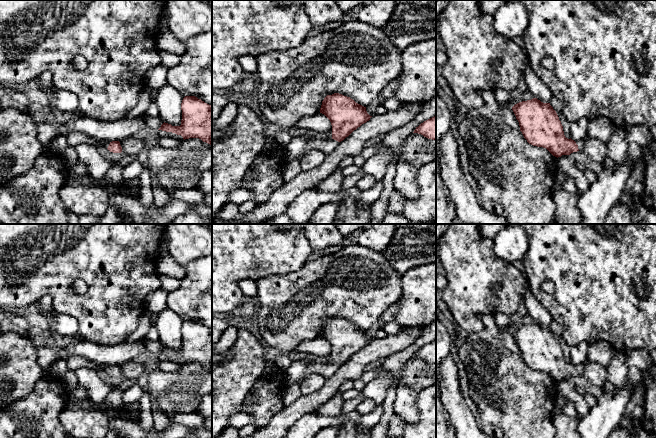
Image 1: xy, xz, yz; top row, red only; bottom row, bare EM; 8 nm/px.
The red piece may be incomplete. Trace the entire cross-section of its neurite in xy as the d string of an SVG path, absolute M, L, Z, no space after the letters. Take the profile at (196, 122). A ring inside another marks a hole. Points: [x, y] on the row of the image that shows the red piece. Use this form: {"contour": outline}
{"contour": "M185 96L181 110L180 126L164 122L158 130L181 135L184 140L199 138L212 146L212 106L195 96Z"}

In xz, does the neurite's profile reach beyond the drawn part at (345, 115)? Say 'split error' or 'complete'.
split error

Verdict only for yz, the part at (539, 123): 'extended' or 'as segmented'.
extended

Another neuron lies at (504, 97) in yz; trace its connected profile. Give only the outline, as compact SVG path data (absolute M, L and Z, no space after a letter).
M497 89L494 91L494 97L498 103L504 106L513 107L515 105L515 98L511 96L511 92L504 89Z

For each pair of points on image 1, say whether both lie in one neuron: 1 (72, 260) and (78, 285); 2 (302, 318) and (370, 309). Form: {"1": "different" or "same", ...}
{"1": "different", "2": "same"}

